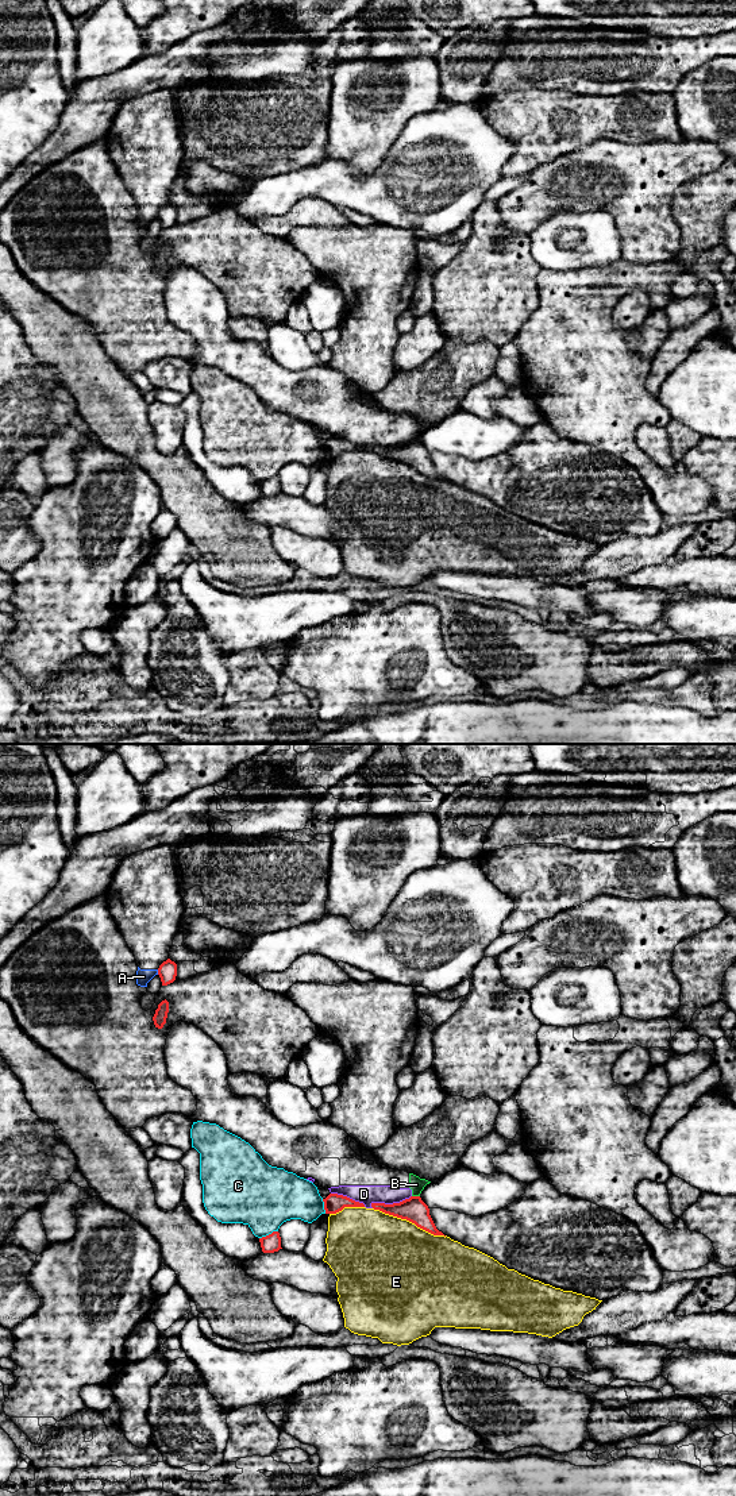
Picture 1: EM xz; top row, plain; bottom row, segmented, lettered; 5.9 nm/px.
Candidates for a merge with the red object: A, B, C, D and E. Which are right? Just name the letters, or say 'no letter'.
no letter

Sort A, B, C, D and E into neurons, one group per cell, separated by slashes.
A / B D / C / E

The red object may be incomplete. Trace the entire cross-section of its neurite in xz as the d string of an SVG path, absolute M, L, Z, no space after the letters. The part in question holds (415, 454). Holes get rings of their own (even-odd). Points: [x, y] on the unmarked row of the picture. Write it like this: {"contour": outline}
{"contour": "M411 440L400 447L385 448L385 447L371 447L374 454L379 454L385 458L406 463L415 467L417 471L433 478L444 479L439 475L429 459L428 450L421 444L420 440Z"}

